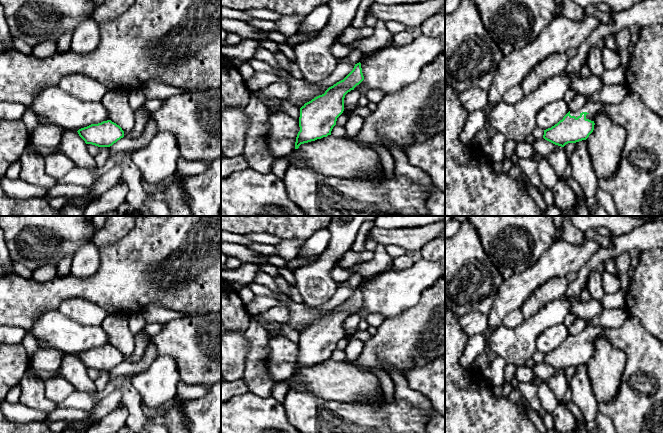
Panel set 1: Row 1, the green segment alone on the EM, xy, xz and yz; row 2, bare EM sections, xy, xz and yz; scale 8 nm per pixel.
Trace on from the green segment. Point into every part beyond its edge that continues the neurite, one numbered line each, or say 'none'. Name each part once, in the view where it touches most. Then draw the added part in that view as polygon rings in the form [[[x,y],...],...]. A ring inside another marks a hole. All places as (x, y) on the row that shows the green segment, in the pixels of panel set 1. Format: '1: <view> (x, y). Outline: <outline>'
1: yz (637, 186). Outline: [[[628,93],[618,104],[587,102],[579,110],[570,111],[570,115],[577,118],[582,112],[587,112],[586,119],[591,121],[604,112],[625,128],[626,142],[618,170],[612,177],[599,178],[599,188],[612,196],[618,213],[621,216],[663,216],[663,118],[633,93]]]

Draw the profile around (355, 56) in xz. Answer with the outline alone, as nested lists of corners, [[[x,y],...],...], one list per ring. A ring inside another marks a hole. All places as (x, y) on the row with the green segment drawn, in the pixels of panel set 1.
[[[358,49],[351,51],[349,53],[349,55],[346,57],[346,59],[350,62],[352,62],[353,64],[357,64],[361,61],[361,59],[363,58],[364,53]]]

